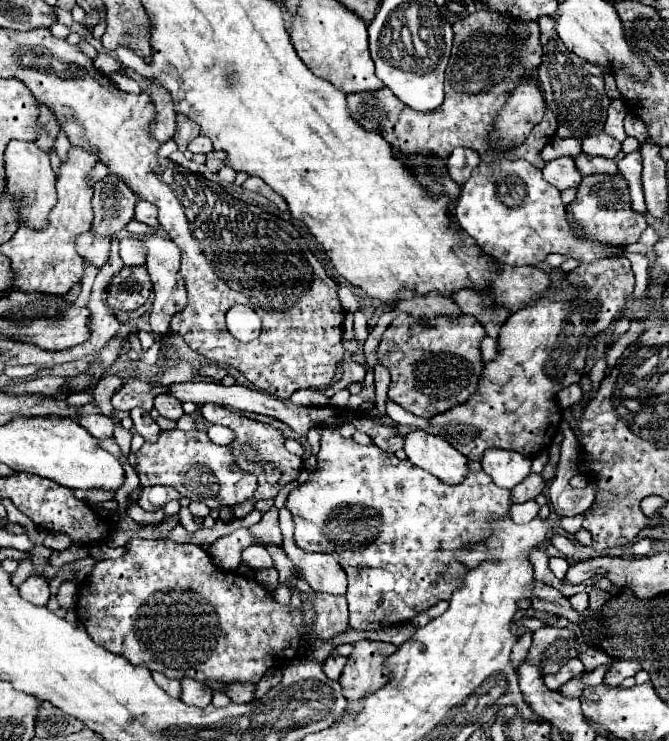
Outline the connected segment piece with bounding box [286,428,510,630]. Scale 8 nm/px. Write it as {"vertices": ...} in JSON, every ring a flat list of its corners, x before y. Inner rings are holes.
{"vertices":[[324,428,322,430,322,448,318,452,318,468,308,476,308,480,302,486,296,486,294,490,290,490,290,494,286,498,286,508,292,512,292,518,296,524,296,534,294,534,296,546,306,550,306,552,308,552,308,548,312,548,316,552,328,552,328,554,336,556,340,560,340,566,348,574,350,594,346,594,346,600,348,600,348,608,350,608,350,628,354,628,354,630,380,630,386,626,396,626,396,624,408,622,412,616,428,610,436,602,450,600,452,592,462,588,462,580,464,580,464,574,468,572,468,568,458,560,456,552,462,550,464,546,482,544,492,534,492,530,488,528,488,522,510,516,508,514,510,512,510,490,498,488,492,482,492,478,488,478,484,472,470,472,462,484,448,486,448,484,440,482,436,476,432,476,430,472,414,466,410,460,398,460,394,454,380,450,376,444,362,446,350,438,342,438,338,428]]}

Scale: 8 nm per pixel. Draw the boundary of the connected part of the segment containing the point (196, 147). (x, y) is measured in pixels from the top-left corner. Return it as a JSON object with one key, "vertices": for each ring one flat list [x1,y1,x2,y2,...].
{"vertices":[[196,136,196,138,188,144,188,150,190,150,190,152,208,154,208,152,212,152,212,142,210,142,206,136]]}

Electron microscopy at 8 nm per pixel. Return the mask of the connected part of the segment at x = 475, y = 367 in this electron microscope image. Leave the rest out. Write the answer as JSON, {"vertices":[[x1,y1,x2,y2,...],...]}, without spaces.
{"vertices":[[466,314,454,322,438,316,432,324,418,320,412,326,388,328,376,352,378,362,392,374,388,398,410,414,422,418,432,418,466,402,466,398,478,388,482,374,480,340,484,336,486,332,482,326]]}

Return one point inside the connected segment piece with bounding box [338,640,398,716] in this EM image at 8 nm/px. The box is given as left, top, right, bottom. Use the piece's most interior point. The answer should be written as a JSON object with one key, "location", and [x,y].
{"location":[365,671]}

